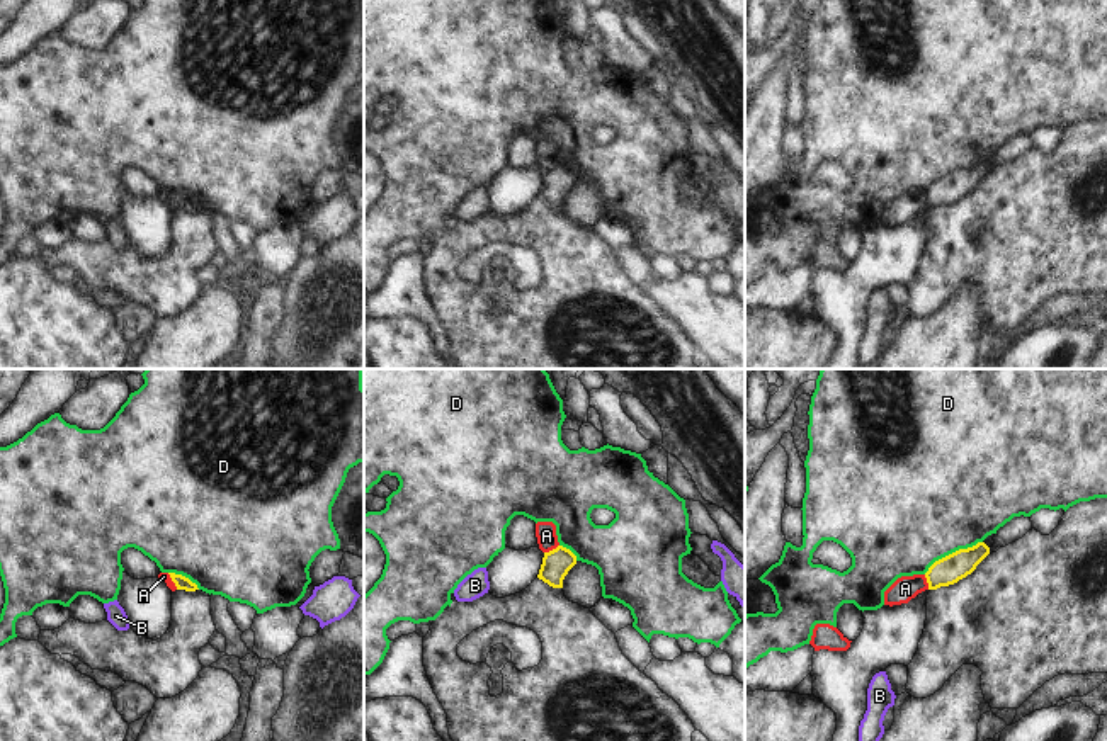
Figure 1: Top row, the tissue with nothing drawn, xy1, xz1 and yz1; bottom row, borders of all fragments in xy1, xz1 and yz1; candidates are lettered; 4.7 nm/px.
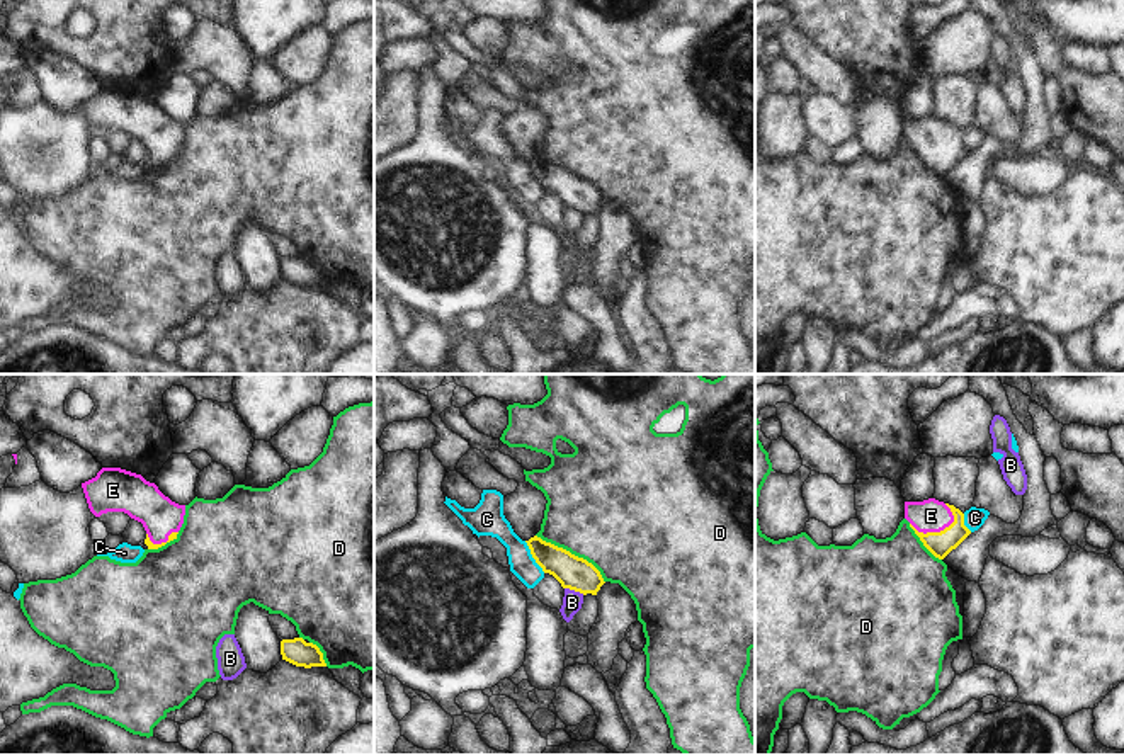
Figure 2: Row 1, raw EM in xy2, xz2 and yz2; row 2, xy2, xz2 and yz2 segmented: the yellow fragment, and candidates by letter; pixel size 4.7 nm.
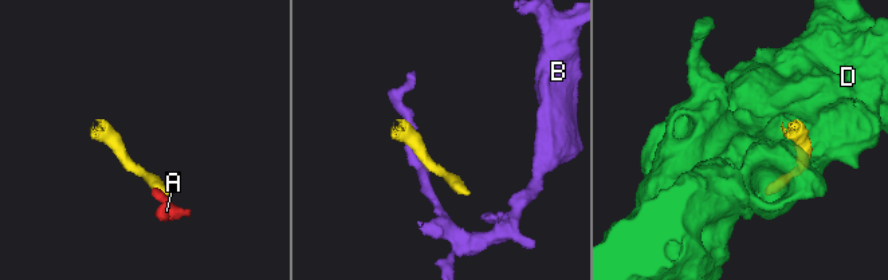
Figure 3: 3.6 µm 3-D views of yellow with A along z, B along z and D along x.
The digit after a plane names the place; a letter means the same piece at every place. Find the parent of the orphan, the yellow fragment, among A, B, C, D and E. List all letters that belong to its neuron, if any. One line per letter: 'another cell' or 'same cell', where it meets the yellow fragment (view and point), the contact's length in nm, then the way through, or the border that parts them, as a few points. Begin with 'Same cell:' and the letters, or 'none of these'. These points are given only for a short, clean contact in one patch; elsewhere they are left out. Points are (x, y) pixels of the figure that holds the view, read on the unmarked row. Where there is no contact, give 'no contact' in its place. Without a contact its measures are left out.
Same cell: E
A: another cell; meets yellow in xz1 at (553, 169); contact 80 nm long; border along xz1 (558, 164), (544, 172)
B: another cell; meets yellow in xz2 at (575, 210); contact 100 nm long
C: another cell; meets yellow in xz2 at (533, 175); contact 180 nm long; border along xz2 (524, 160), (531, 175), (544, 191)
D: another cell; meets yellow in xz2 at (573, 174); contact 400 nm long
E: same cell; meets yellow in yz2 at (934, 152); contact 220 nm long; runs through yz2 (941, 162), (934, 152), (930, 135)

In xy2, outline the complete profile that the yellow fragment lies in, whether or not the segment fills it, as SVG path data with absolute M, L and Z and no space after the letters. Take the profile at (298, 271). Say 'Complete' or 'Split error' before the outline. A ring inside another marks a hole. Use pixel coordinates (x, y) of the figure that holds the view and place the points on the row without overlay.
Complete. M303 257L282 258L281 260L282 279L296 286L326 286L323 272L313 262L306 262Z

